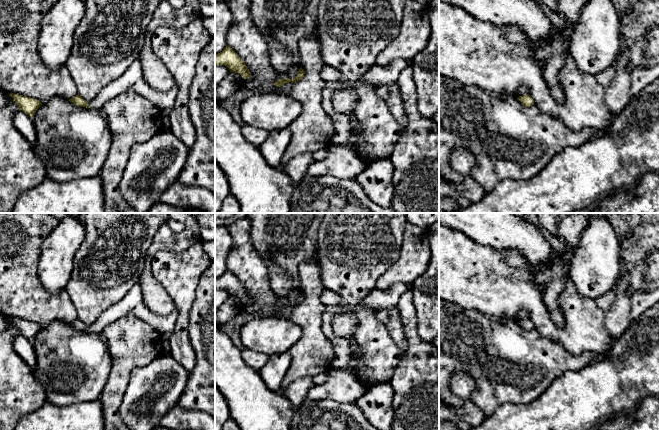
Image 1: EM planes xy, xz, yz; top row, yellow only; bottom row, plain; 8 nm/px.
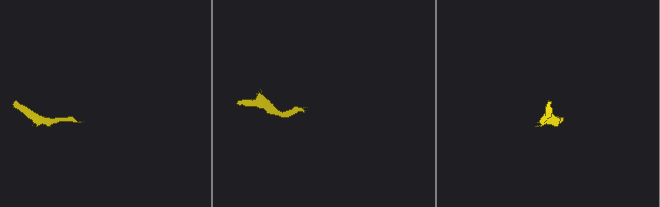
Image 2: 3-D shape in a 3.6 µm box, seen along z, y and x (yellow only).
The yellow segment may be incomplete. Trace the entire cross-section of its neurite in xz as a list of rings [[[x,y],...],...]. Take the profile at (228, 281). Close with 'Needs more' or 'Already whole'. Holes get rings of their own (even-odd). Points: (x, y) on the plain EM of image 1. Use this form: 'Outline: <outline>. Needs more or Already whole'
Outline: [[[227,269],[222,276],[215,278],[215,289],[225,289],[230,296],[238,297],[244,303],[248,303],[251,300],[245,286]]]. Already whole

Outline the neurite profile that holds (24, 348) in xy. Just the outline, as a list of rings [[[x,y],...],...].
[[[18,334],[13,341],[13,347],[16,353],[34,372],[37,364],[37,357],[32,341],[27,339],[25,336]]]

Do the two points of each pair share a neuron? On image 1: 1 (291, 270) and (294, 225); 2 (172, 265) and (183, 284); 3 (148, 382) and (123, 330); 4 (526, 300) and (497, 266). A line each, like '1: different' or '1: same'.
1: same
2: same
3: different
4: same

